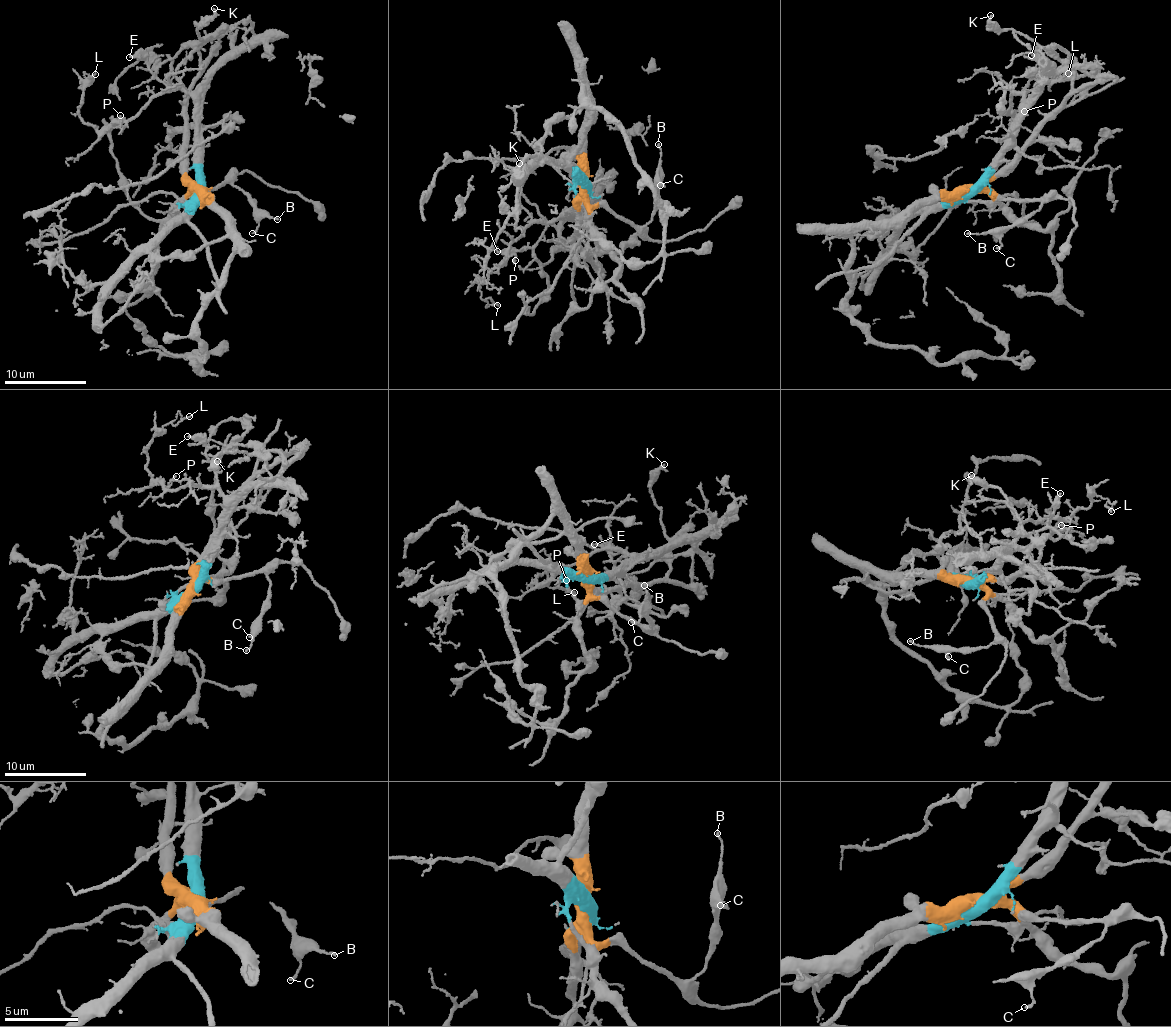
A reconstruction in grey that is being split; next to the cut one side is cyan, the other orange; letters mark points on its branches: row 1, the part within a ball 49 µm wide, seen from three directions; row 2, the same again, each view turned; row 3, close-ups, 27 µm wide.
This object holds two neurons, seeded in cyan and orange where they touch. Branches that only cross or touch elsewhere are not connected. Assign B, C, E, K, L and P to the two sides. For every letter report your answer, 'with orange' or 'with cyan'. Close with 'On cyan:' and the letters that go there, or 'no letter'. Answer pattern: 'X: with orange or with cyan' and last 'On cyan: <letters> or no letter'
B: with orange
C: with orange
E: with cyan
K: with orange
L: with cyan
P: with cyan
On cyan: E, L, P

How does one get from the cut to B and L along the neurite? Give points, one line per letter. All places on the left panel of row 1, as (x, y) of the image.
B: (199, 190), (192, 187), (194, 190), (206, 189), (230, 183), (241, 189), (257, 209), (277, 219)
L: (199, 190), (196, 101), (182, 90), (162, 90), (133, 117), (89, 125), (80, 118), (80, 87), (95, 73)

